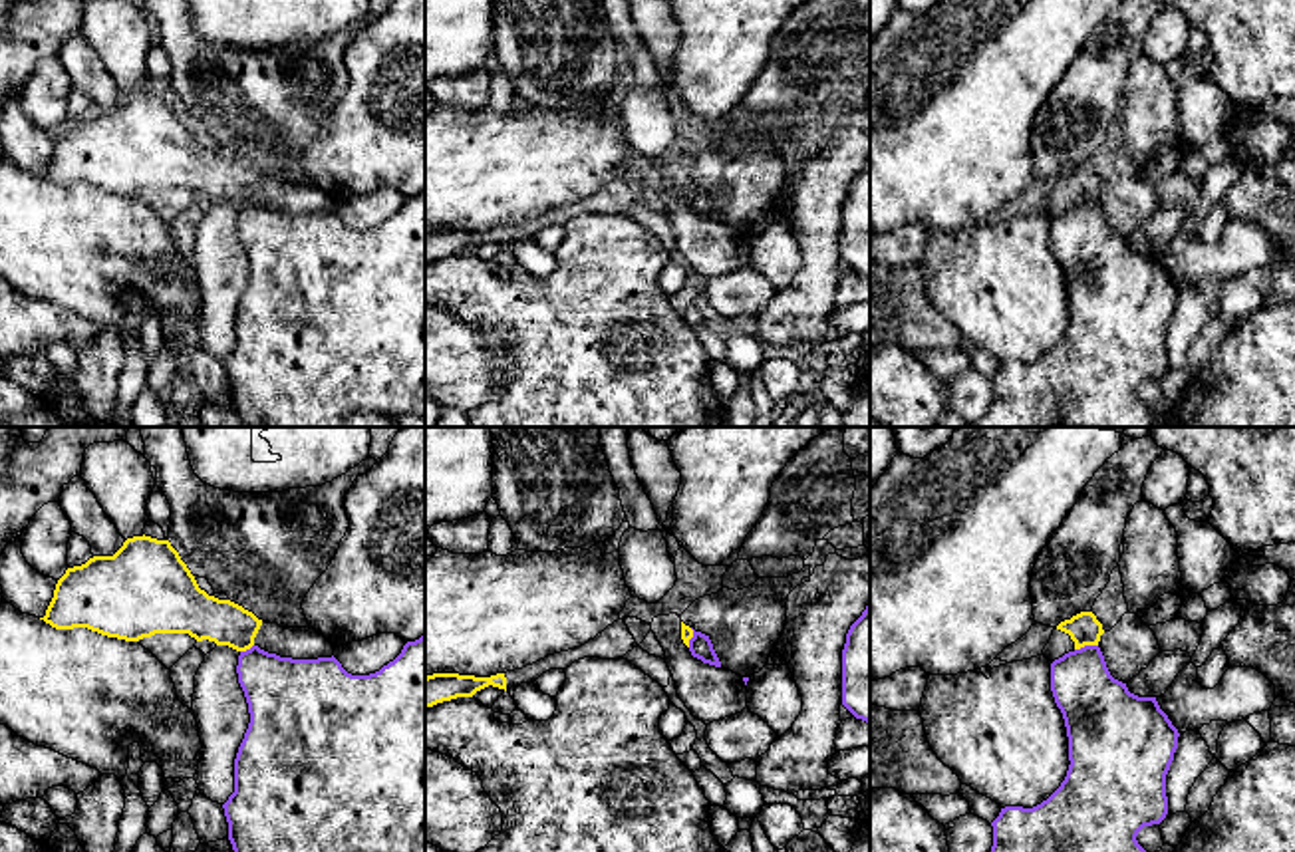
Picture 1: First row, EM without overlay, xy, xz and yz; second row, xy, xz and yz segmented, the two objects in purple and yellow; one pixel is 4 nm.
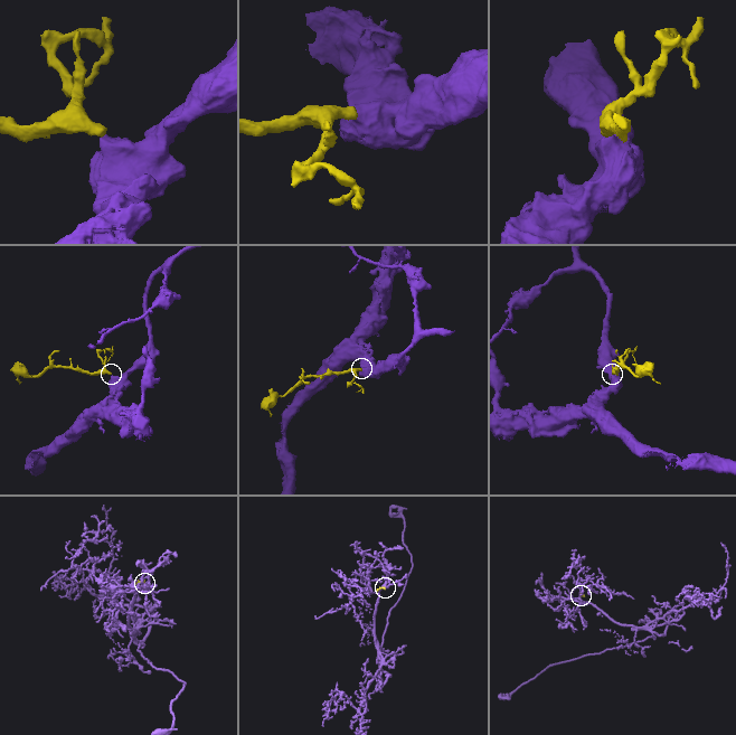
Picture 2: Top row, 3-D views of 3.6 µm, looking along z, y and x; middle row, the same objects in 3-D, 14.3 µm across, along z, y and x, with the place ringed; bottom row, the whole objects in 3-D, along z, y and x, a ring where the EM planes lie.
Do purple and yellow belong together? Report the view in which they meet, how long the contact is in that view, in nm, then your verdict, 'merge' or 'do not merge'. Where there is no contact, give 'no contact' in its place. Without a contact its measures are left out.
yz | 100 nm | do not merge

